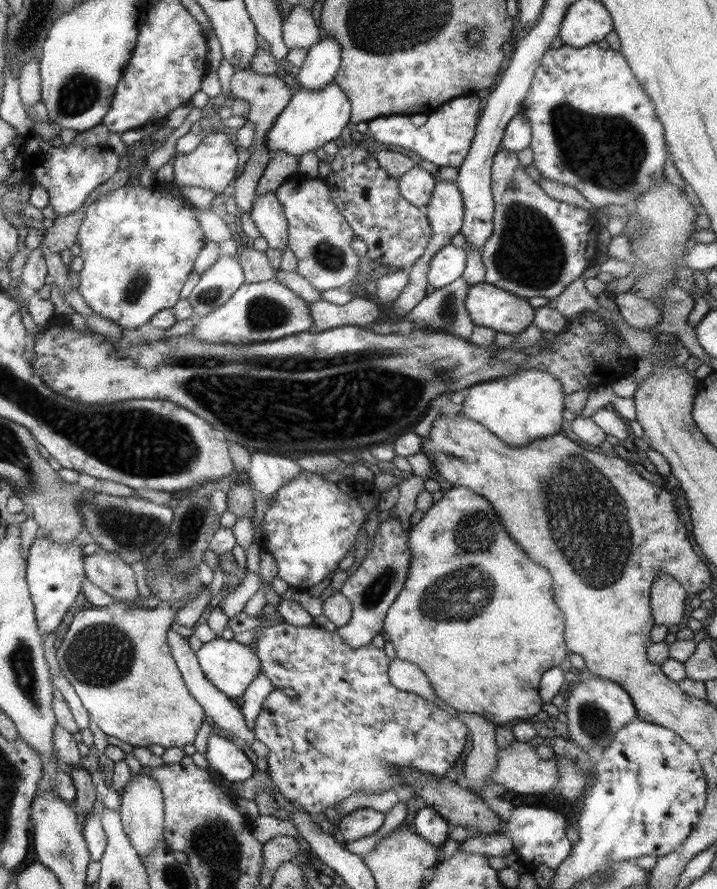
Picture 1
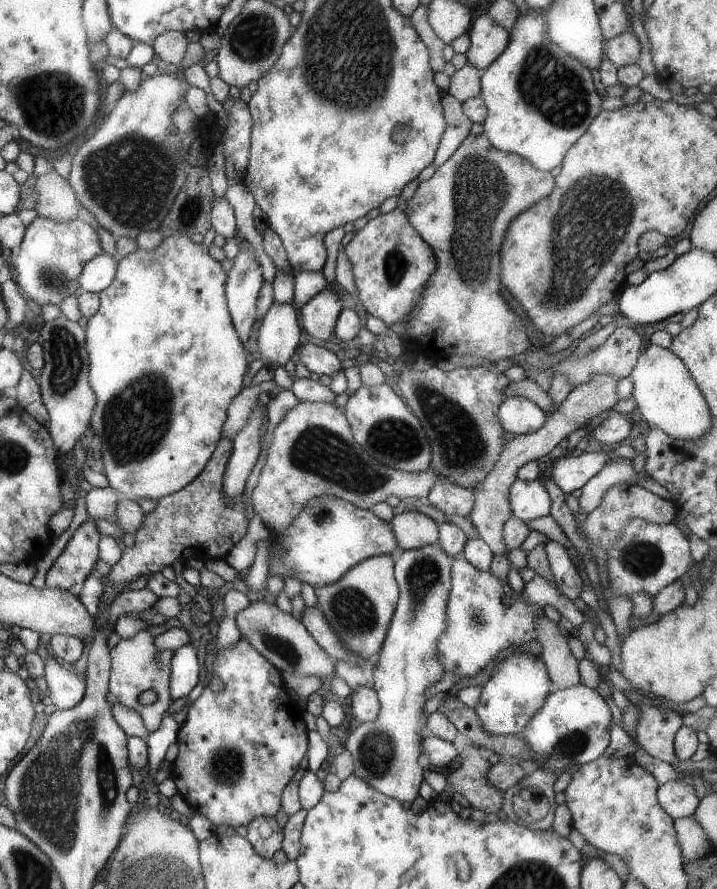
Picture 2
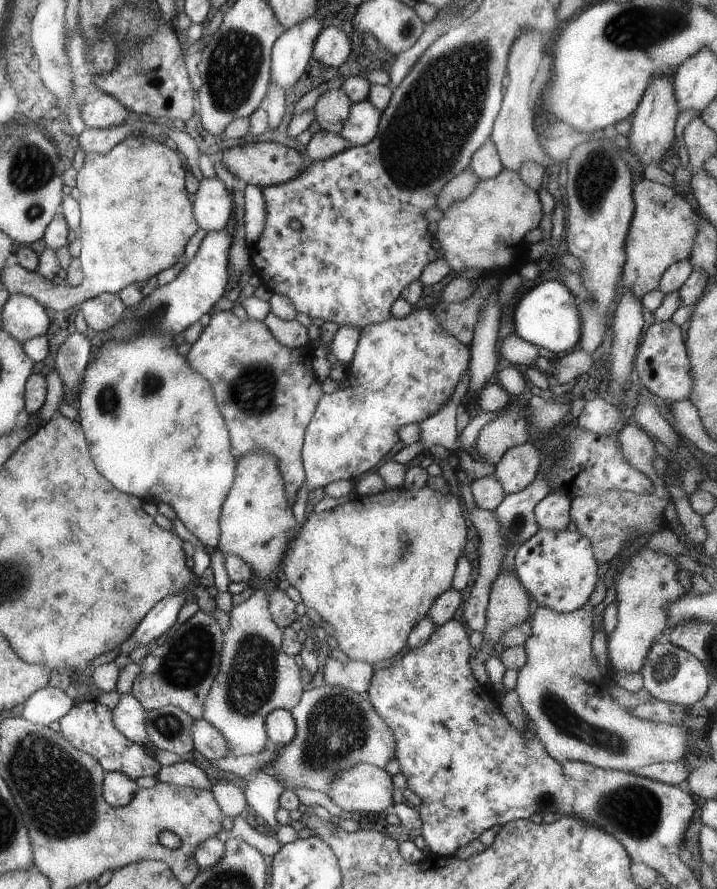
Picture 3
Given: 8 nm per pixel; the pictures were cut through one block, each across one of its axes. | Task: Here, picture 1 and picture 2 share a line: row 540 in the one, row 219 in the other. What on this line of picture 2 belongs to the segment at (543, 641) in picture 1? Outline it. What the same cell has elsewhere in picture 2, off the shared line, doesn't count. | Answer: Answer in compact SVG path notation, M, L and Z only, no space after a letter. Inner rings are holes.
M481 133L478 136L468 135L457 146L457 150L417 186L403 212L418 236L432 250L437 266L427 280L429 284L421 292L421 300L409 312L409 316L403 318L407 328L403 329L401 323L397 323L394 328L404 341L414 345L411 351L413 355L422 353L434 362L451 356L469 355L491 363L520 355L533 346L527 338L521 318L515 316L515 312L499 294L499 248L507 224L537 200L549 196L555 184L557 178L553 178L549 171L537 170L527 160L493 148L484 133Z

